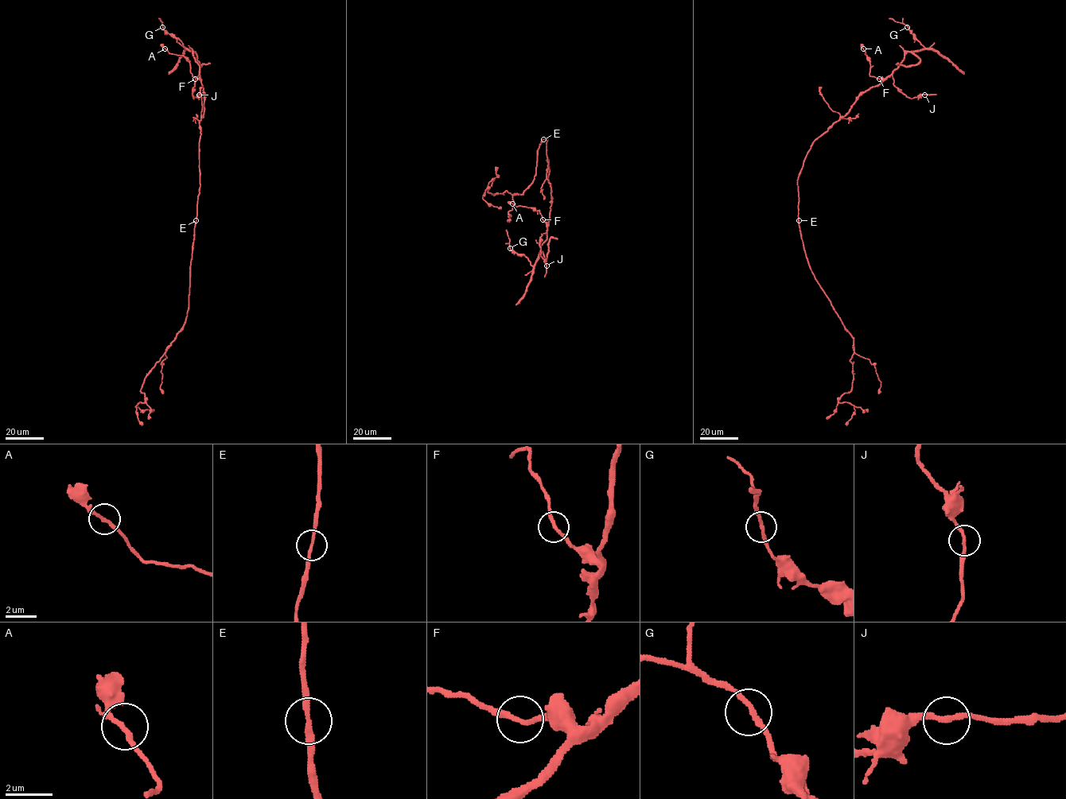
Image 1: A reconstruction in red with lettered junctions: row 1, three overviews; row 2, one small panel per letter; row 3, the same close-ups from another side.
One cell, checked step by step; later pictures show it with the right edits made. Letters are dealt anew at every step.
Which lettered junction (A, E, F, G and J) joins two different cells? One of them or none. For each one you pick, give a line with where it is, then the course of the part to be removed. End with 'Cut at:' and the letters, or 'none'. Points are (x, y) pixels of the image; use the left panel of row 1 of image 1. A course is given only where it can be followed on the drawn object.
Cut at: none

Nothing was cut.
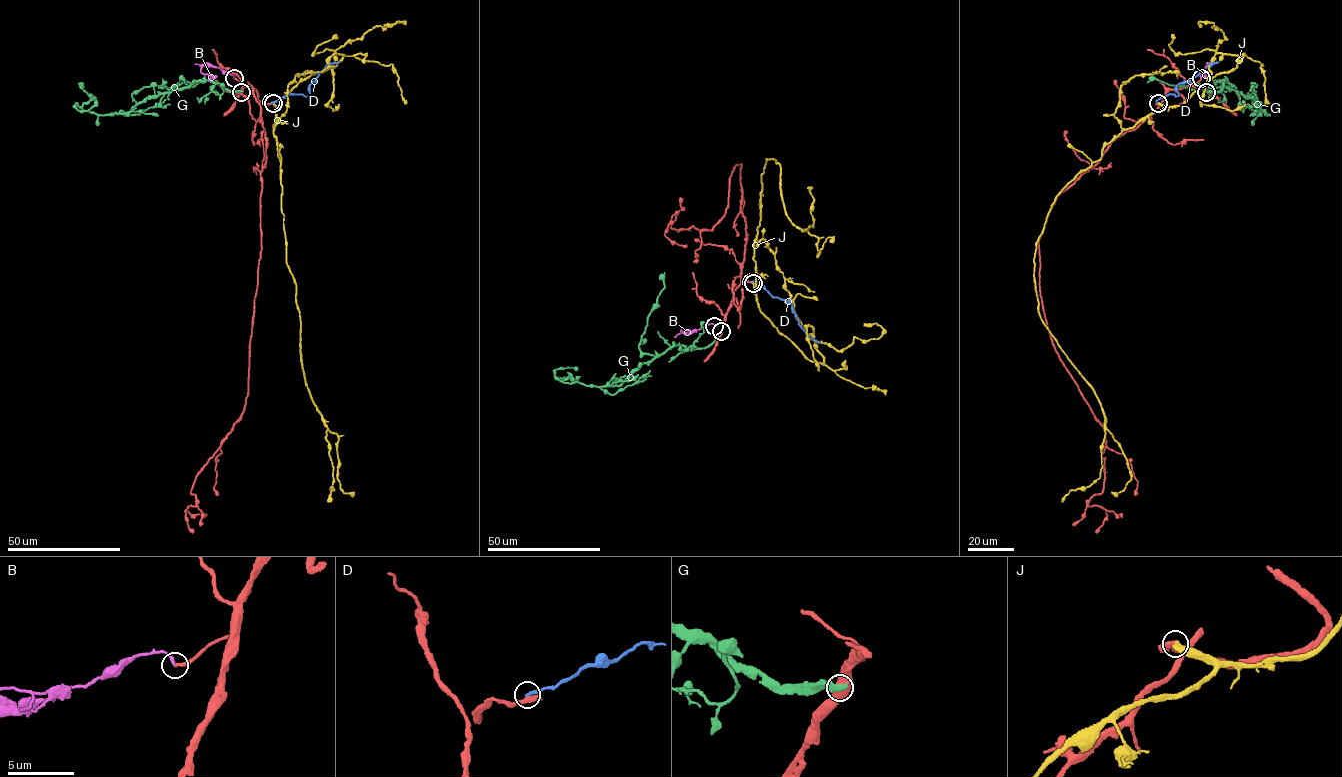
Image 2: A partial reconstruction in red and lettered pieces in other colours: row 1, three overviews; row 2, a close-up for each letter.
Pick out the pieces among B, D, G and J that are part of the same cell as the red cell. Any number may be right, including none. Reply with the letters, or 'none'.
B, J

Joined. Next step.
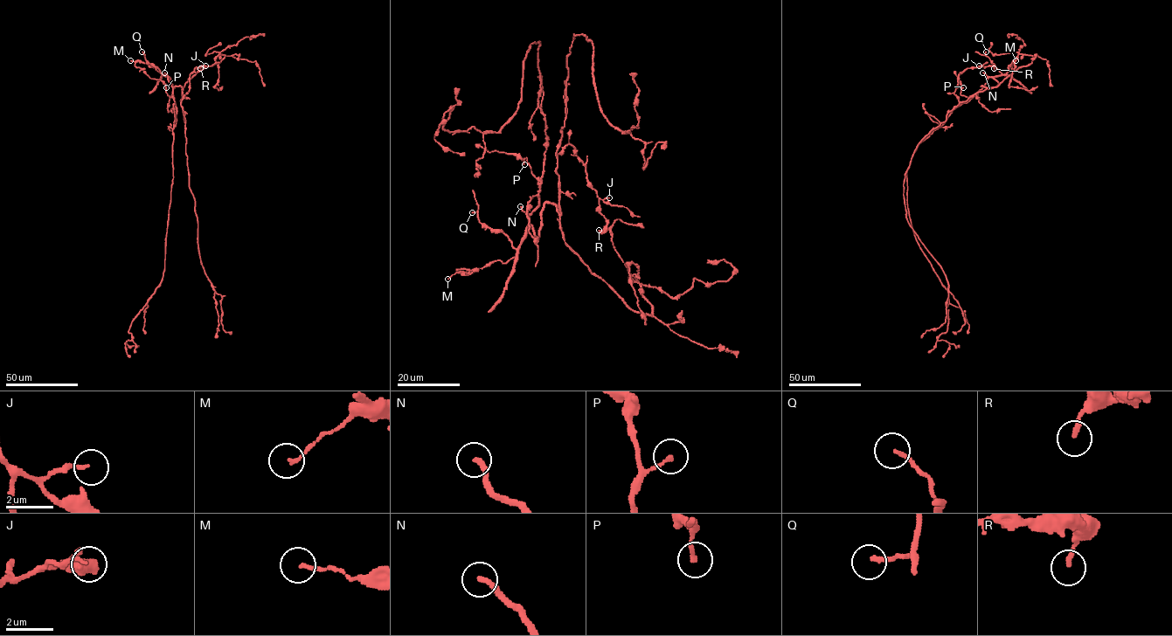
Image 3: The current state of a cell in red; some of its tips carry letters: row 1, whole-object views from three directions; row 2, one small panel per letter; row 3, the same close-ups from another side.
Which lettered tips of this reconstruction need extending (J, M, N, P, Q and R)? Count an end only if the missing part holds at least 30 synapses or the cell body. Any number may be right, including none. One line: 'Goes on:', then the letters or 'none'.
Goes on: N

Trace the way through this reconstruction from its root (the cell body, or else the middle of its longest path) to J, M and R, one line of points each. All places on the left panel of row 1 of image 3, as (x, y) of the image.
J: (169, 78), (174, 87), (180, 86), (183, 88), (181, 101), (189, 90), (190, 74), (195, 68), (205, 65)
M: (169, 78), (146, 63), (130, 60)
R: (169, 78), (174, 87), (183, 88), (181, 101), (189, 90), (190, 74), (200, 68)

